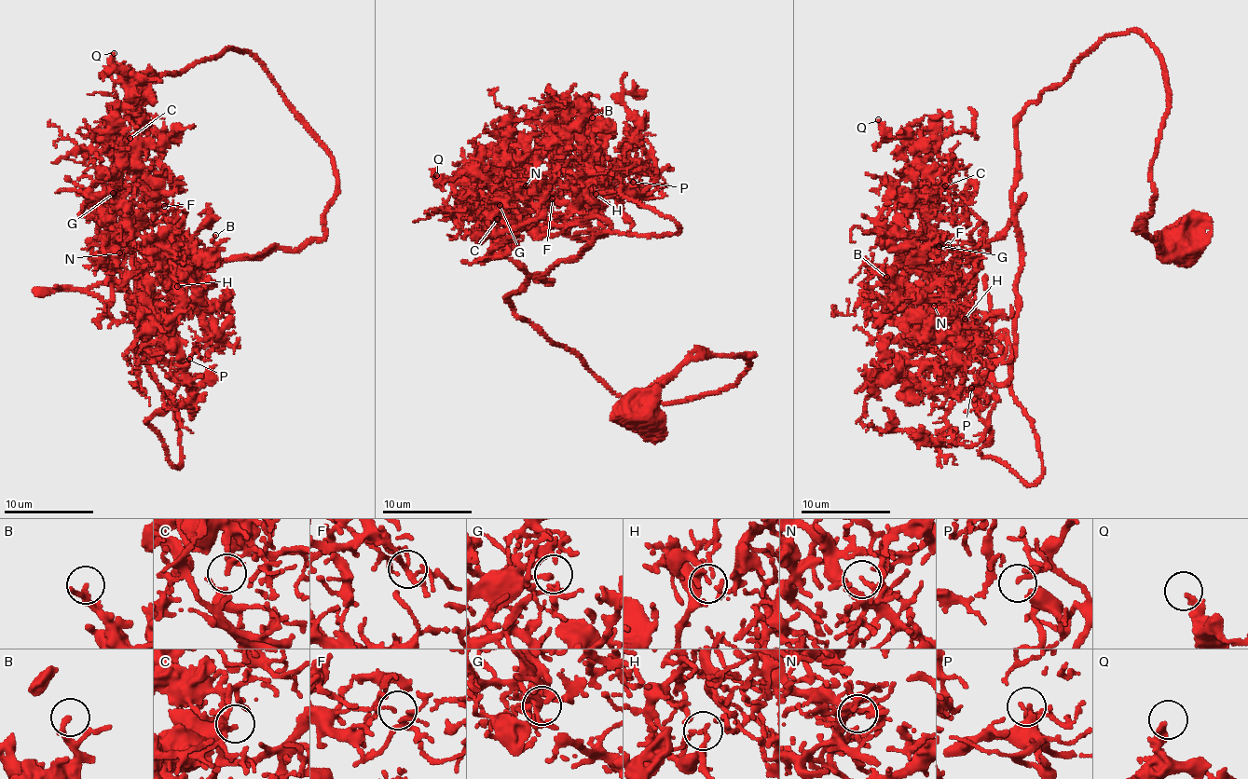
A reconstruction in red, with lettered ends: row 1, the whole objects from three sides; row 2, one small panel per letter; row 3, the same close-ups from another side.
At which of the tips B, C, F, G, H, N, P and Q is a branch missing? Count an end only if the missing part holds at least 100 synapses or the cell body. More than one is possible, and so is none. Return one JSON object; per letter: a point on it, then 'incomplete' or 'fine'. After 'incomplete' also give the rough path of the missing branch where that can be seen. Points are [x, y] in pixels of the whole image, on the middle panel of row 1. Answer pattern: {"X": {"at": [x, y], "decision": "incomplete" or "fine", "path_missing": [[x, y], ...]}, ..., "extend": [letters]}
{"B": {"at": [592, 117], "decision": "fine"}, "C": {"at": [497, 219], "decision": "fine"}, "F": {"at": [552, 198], "decision": "fine"}, "G": {"at": [500, 205], "decision": "fine"}, "H": {"at": [596, 194], "decision": "fine"}, "N": {"at": [526, 185], "decision": "fine"}, "P": {"at": [633, 182], "decision": "incomplete", "path_missing": [[633, 182], [633, 163], [621, 156], [619, 133], [626, 117], [622, 111], [628, 104], [630, 108], [627, 100]]}, "Q": {"at": [436, 175], "decision": "fine"}, "extend": ["P"]}

